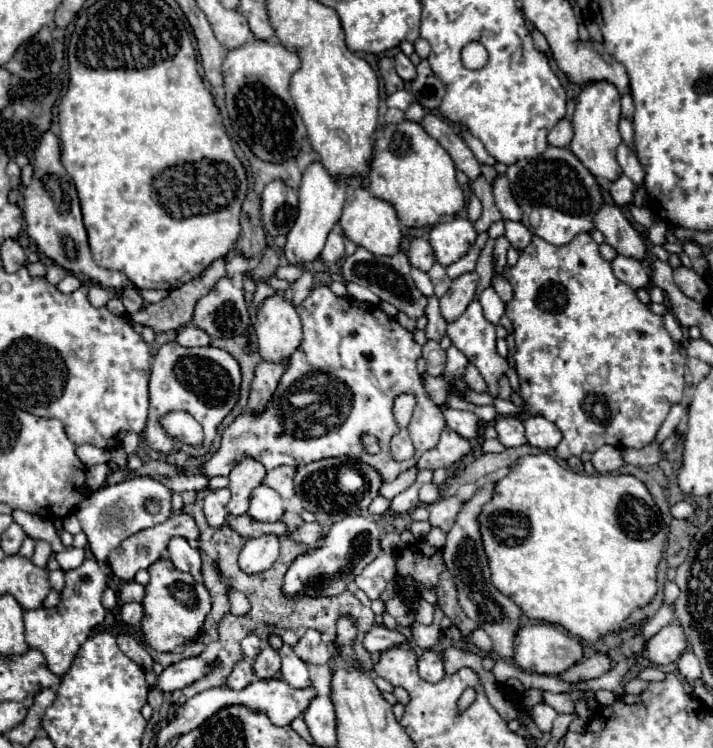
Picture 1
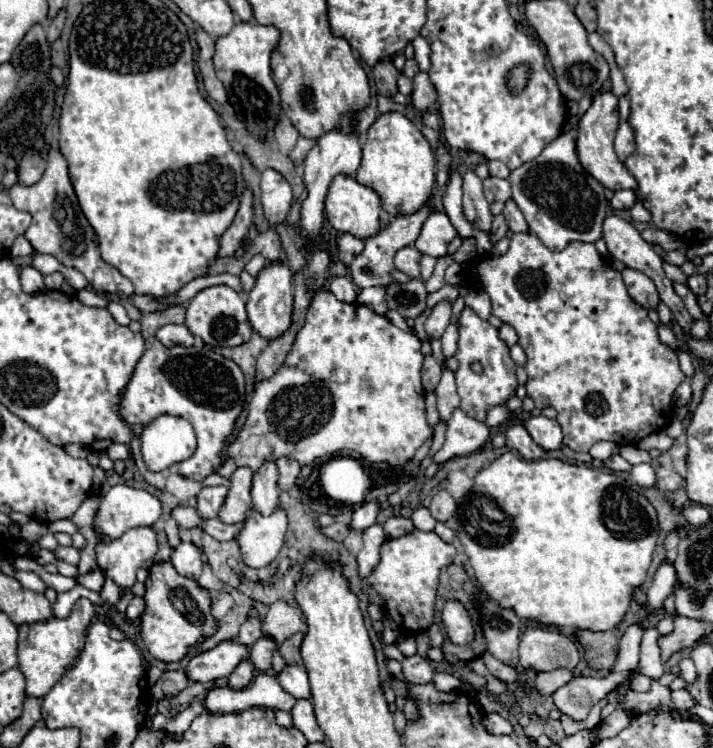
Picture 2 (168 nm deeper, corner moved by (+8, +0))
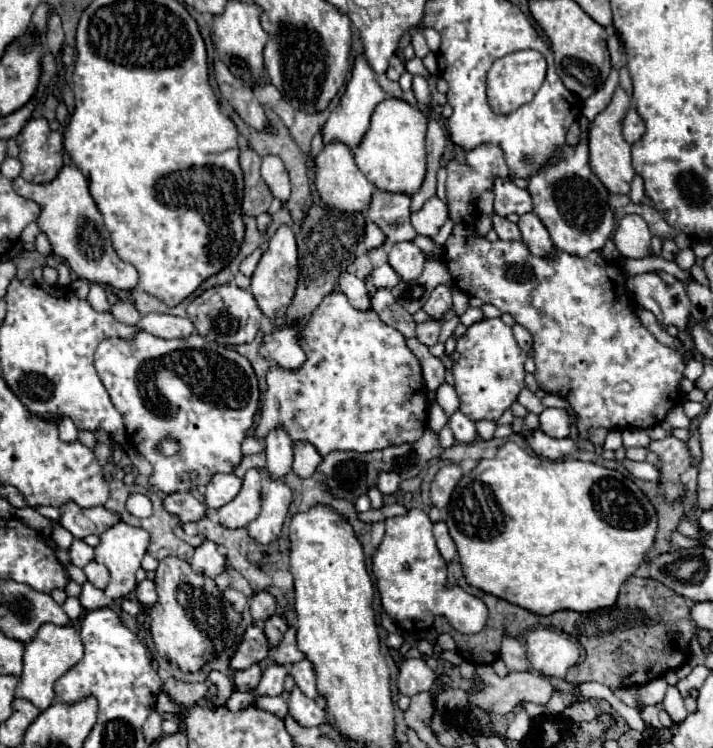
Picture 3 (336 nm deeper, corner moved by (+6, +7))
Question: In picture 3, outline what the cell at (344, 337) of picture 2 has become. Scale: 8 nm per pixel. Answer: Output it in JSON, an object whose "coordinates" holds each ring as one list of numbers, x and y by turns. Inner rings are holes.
{"coordinates":[[330,293,324,297,324,301,318,305,318,309,310,315,308,323,304,325,302,329,302,341,300,345,304,347,306,351,306,363,296,369,296,371,284,371,280,367,272,367,268,371,268,389,266,389,266,395,264,395,264,403,262,403,262,419,260,419,260,425,256,429,256,437,264,439,266,433,270,429,276,429,276,427,286,427,288,429,288,435,294,439,294,441,310,441,318,451,320,455,328,455,330,451,358,451,358,453,368,453,368,451,376,451,376,449,384,449,384,447,392,447,392,445,402,445,402,443,412,443,412,441,418,441,420,435,424,433,424,425,426,425,426,383,422,379,422,367,420,367,420,361,412,355,412,351,406,347,406,341,404,341,404,335,400,331,396,331,394,327,386,325,374,311,368,311,368,313,362,313,358,309,354,309,346,295,344,293]]}

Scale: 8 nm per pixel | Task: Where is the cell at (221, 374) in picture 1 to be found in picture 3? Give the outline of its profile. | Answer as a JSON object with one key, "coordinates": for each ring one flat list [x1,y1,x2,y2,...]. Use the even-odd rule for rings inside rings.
{"coordinates":[[138,331,130,339,110,337,102,341,96,349,96,371,108,389,112,403,124,417,126,435,132,445,142,453,154,467,150,475,150,485,162,493,188,491,192,485,206,485,214,473,232,473,242,461,242,441,248,435,254,415,260,403,258,379,246,357,232,349,220,349,216,341,206,341,206,337,194,333,180,339,162,339,148,331],[164,439,178,441,180,449,176,455,164,457,158,445],[182,471,198,471,198,481,182,483,178,475]]}

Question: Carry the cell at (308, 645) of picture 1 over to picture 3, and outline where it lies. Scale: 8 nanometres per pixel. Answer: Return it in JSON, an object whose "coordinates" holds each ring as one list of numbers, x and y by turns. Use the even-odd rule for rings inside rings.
{"coordinates":[[288,627,284,639,272,649,272,657,278,665,292,665,304,659,304,653,296,647,296,629]]}

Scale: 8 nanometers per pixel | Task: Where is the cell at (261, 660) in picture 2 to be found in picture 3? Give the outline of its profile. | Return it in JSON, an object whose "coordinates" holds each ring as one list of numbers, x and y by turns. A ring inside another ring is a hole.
{"coordinates":[[276,613,274,617,268,617,268,619,266,619,266,623,264,623,264,633,266,633,268,641,270,641,270,647,276,647,276,645,278,645,278,641,284,637,286,629,288,629,288,625,286,625,286,621,284,621,282,615]]}

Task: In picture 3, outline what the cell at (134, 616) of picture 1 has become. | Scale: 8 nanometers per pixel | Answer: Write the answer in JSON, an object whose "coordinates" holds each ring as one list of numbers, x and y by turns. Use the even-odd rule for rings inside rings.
{"coordinates":[[150,579,140,581,138,587,136,587,136,597,138,597,138,601,144,607,152,607,156,603,156,597,158,597,156,595,156,587,154,587,154,581,150,581]]}

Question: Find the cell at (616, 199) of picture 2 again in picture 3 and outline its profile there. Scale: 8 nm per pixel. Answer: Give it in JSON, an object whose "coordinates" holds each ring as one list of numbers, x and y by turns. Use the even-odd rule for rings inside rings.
{"coordinates":[[636,175,632,179,632,189,630,189,630,195,628,195,634,203,640,203,644,199,644,181,640,175]]}

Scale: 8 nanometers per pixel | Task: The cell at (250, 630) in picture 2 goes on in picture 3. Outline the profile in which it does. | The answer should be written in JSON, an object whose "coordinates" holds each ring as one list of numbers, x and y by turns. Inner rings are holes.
{"coordinates":[[266,589,264,591,256,591,252,601,250,601,250,613,252,613,256,623,262,623,270,615,274,615,276,607,278,607,278,603,276,603,274,595,270,595]]}

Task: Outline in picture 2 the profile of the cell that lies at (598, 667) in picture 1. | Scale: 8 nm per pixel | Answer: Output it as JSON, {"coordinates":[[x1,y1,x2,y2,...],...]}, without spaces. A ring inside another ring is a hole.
{"coordinates":[[558,668,558,670,552,670,552,672,540,672,534,678,534,688,540,694,550,696,552,692,556,692,564,684,568,684,572,678,574,678,574,672,566,670,566,668]]}

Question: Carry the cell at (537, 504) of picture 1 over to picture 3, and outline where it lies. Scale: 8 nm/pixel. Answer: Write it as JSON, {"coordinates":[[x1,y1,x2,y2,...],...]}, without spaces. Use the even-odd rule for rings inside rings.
{"coordinates":[[508,441,504,443,496,457,492,459,480,459,480,463,466,473,448,503,446,509,446,525,448,525,448,533,452,537,452,541,456,543,458,549,458,561,462,565,466,583,472,587,478,587,490,595,502,597,504,601,510,601,512,605,518,605,522,609,528,609,530,613,536,615,550,615,554,611,562,611,562,609,572,609,578,613,588,613,588,611,596,611,596,609,604,609,614,605,616,597,618,597,618,589,620,585,638,571,640,563,644,561,644,555,648,553,648,549,654,543,656,537,656,513,652,503,646,499,646,495,636,487,636,483,628,477,624,477,620,471,612,471,606,467,600,467,596,463,584,463,584,461,576,461,572,457,562,459,562,461,550,461,544,457,538,457,534,453,528,453,526,449,518,447,516,443]]}

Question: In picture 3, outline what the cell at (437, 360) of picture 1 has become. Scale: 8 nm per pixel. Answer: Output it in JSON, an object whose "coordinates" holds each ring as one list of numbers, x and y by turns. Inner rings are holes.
{"coordinates":[[406,339,406,345,408,349,420,359,420,365,422,365,422,375,424,375,424,381,426,381,426,387,430,391,436,391,442,383,444,383,444,365,440,363,440,359,436,359,426,345,422,345,418,339]]}

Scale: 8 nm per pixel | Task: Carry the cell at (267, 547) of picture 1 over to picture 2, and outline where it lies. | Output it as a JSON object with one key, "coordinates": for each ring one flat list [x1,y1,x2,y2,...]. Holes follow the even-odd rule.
{"coordinates":[[276,508,270,516,250,512,242,532,236,538,244,564,248,564,250,568,268,566,284,544,286,526,286,514,280,508]]}

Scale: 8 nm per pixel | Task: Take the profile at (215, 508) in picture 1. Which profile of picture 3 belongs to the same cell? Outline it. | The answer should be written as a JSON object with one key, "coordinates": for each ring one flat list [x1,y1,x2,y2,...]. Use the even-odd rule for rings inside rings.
{"coordinates":[[216,473,212,481,206,485,206,505,212,509,220,509,230,503,242,489,242,479,234,473]]}

